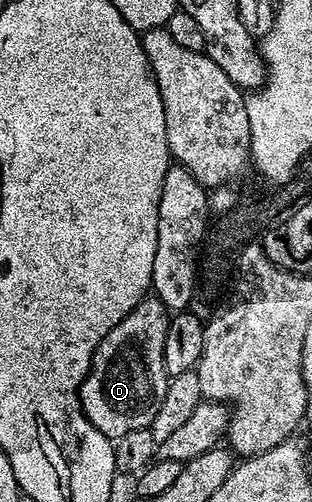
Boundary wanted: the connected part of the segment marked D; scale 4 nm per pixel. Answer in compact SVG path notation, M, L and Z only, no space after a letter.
M145 298L96 347L88 377L80 387L80 405L86 418L108 440L115 442L131 431L151 429L170 379L164 365L169 319L161 300Z

